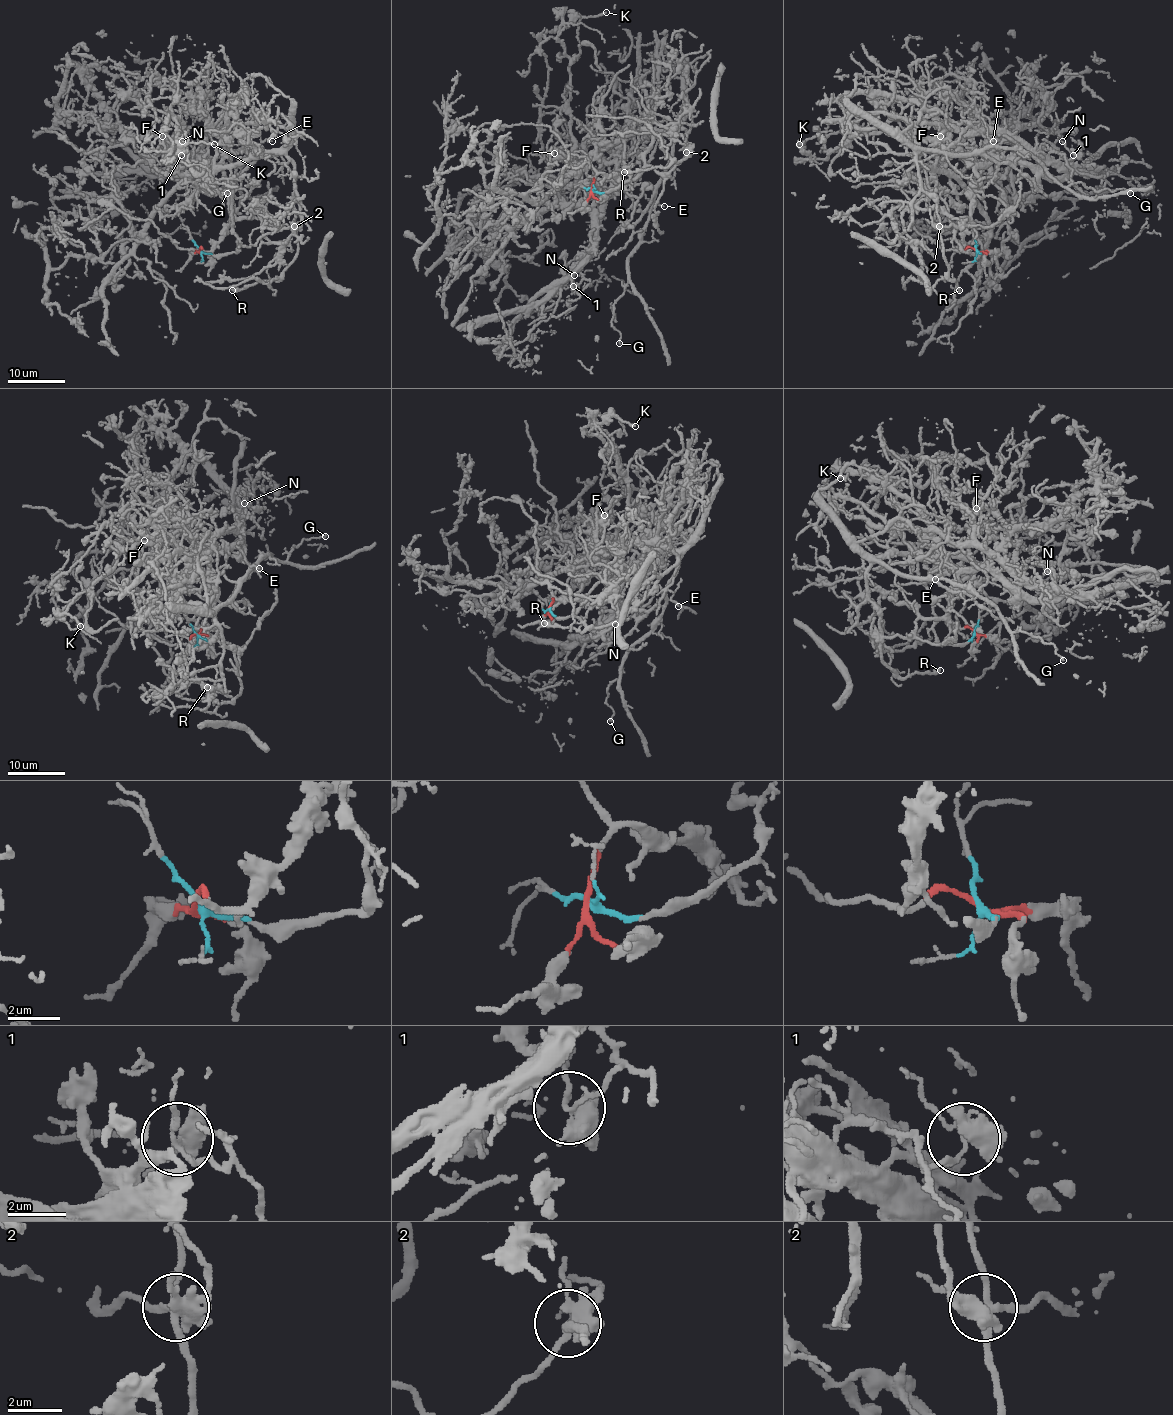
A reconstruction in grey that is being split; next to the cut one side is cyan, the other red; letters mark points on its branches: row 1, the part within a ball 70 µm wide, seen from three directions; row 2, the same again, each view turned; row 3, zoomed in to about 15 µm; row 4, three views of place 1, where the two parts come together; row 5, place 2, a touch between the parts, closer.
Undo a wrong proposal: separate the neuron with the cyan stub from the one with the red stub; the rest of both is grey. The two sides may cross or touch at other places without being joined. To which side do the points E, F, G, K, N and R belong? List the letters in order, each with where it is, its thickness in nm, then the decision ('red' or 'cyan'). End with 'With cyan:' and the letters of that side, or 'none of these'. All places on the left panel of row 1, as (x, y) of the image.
E: at (272, 141); 150 nm thick; cyan
F: at (162, 136); 180 nm thick; red
G: at (227, 193); 130 nm thick; cyan
K: at (214, 144); 190 nm thick; red
N: at (182, 141); 100 nm thick; red
R: at (232, 290); 380 nm thick; cyan
With cyan: E, G, R

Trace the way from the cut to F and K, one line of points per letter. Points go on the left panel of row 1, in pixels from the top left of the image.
F: (200, 250), (210, 250), (230, 223), (230, 199), (214, 190), (194, 193), (194, 185), (171, 163), (161, 136)
K: (200, 250), (230, 223), (228, 185), (166, 136), (168, 123), (181, 122), (166, 159), (214, 145)

